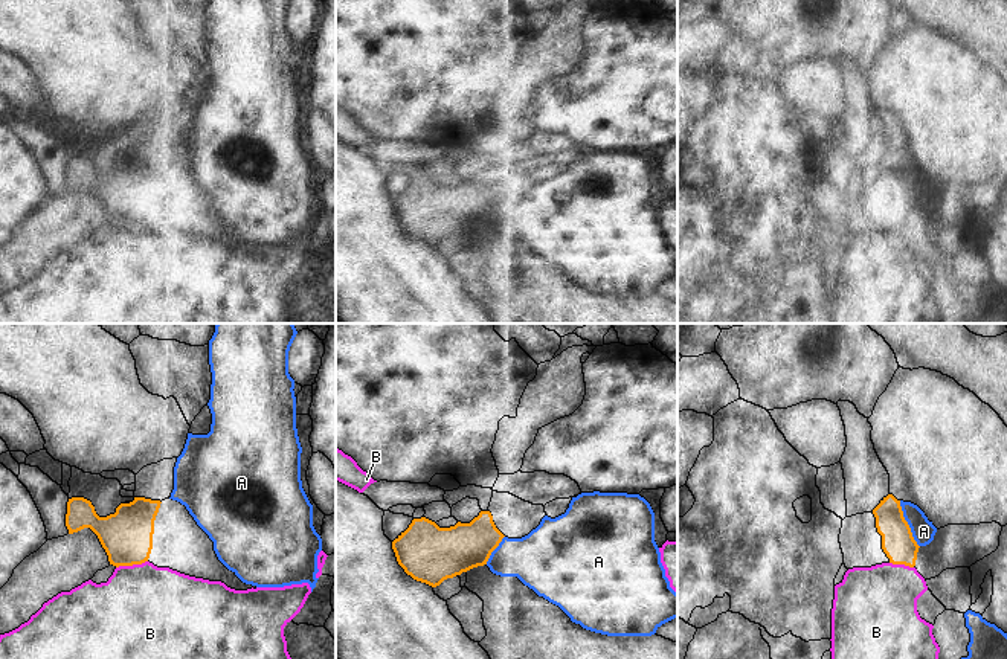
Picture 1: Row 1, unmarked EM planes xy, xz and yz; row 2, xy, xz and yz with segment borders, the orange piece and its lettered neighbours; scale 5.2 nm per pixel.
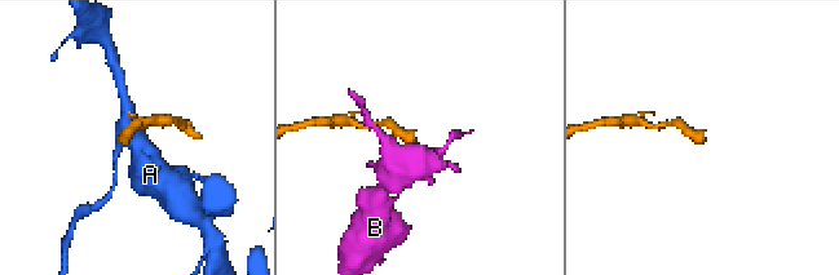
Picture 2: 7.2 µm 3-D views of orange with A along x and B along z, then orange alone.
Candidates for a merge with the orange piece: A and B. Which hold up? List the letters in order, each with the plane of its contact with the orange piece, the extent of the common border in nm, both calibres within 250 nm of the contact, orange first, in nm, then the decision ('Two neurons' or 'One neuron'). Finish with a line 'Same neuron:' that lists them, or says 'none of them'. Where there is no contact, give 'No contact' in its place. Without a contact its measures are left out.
A: Touches orange in yz. Shared border 260 nm. Thickness 170 nm (orange) against 120 nm. Two neurons
B: Touches orange in xy. Shared border 170 nm. Thickness 280 nm (orange) against 480 nm. Two neurons
Same neuron: none of them.

